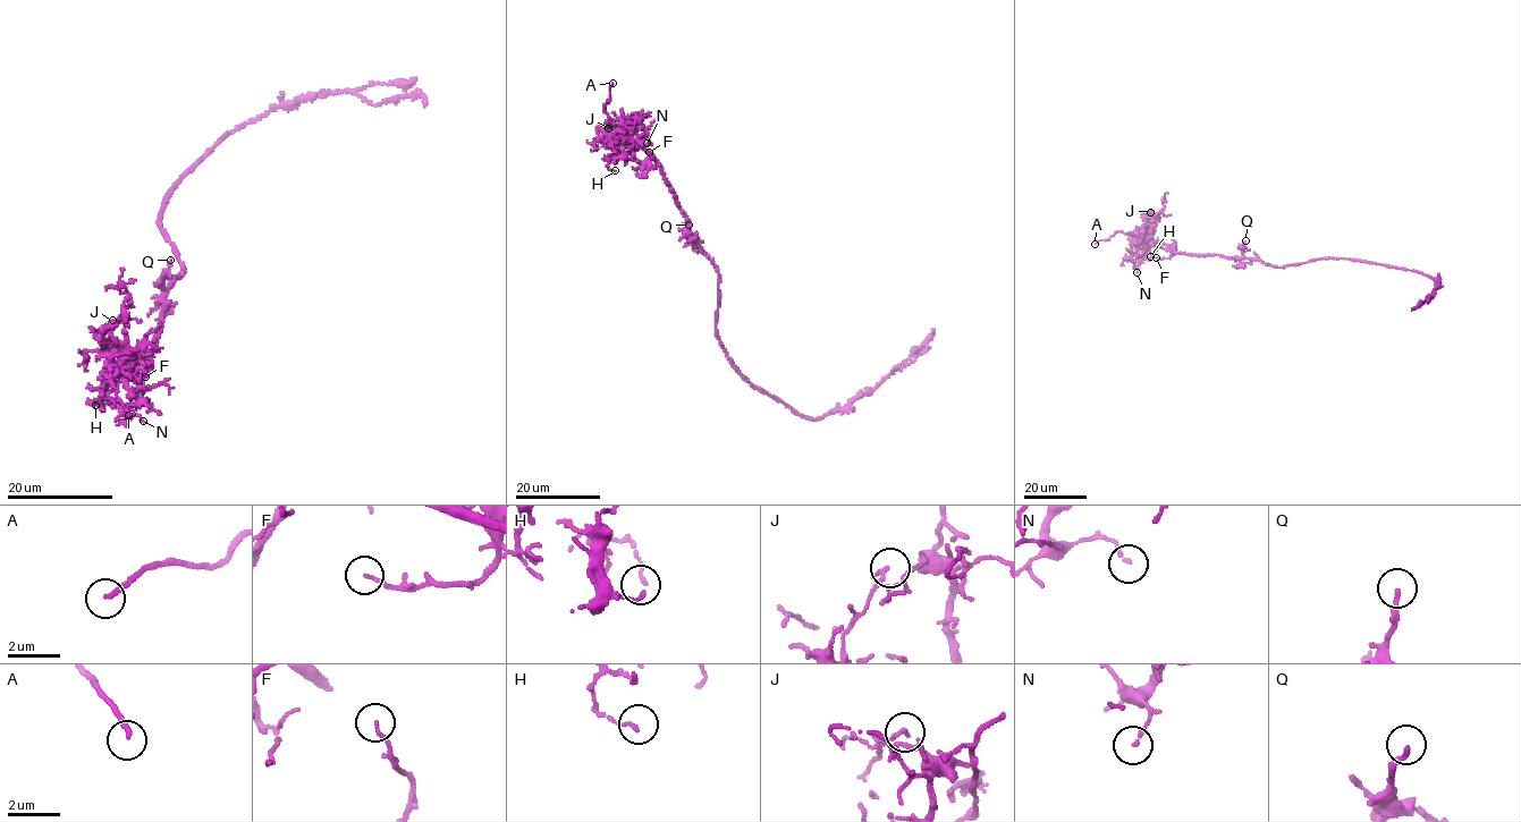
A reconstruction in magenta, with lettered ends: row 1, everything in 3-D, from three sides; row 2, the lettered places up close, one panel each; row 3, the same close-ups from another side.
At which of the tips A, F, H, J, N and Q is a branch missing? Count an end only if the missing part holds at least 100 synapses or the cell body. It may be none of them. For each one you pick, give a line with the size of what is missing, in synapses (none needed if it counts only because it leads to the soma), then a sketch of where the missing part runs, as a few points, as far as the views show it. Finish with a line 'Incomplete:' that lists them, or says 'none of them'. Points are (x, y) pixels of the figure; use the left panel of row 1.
A: course (128, 415), (144, 413), (161, 397), (259, 391), (277, 363), (280, 349), (286, 344), (300, 345)
Incomplete: A

